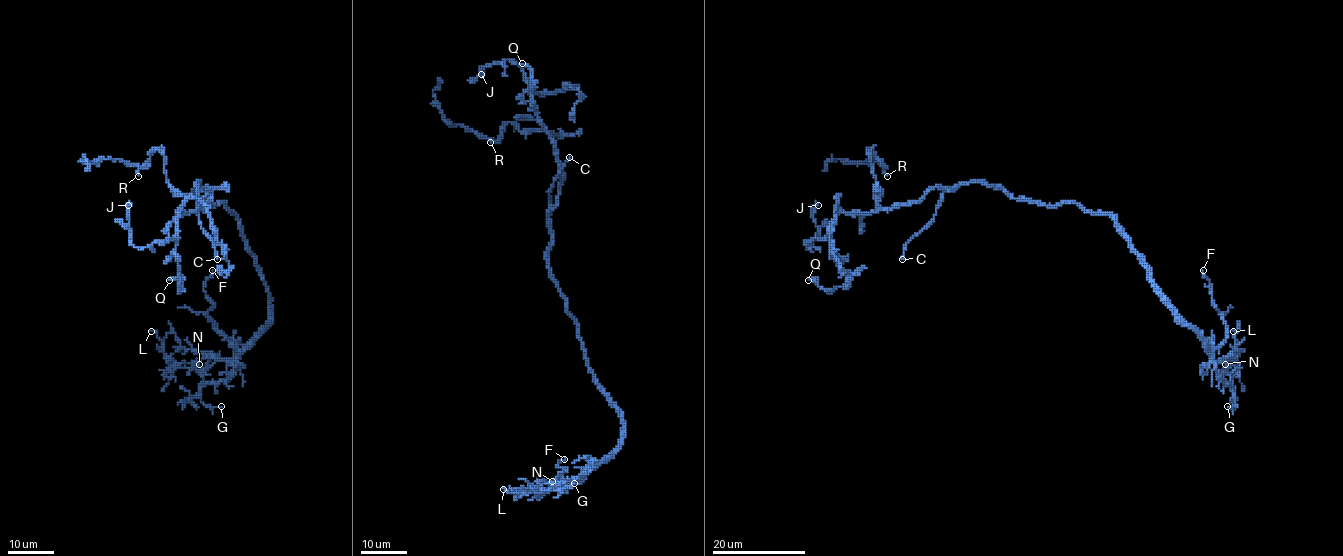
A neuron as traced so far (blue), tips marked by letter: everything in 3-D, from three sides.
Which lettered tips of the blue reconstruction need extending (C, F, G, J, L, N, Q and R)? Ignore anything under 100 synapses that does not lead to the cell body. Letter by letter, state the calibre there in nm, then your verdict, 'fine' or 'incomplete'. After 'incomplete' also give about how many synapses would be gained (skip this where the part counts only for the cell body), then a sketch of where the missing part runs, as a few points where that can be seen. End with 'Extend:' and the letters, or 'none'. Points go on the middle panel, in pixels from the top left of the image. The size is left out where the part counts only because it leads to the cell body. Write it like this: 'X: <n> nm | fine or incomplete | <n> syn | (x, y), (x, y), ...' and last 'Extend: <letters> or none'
C: 200 nm | incomplete | (569, 157), (578, 132), (570, 117), (569, 90), (581, 74), (582, 56), (598, 27)
F: 160 nm | fine
G: 140 nm | fine
J: 240 nm | fine
L: 100 nm | fine
N: 80 nm | fine
Q: 160 nm | fine
R: 110 nm | fine
Extend: C

